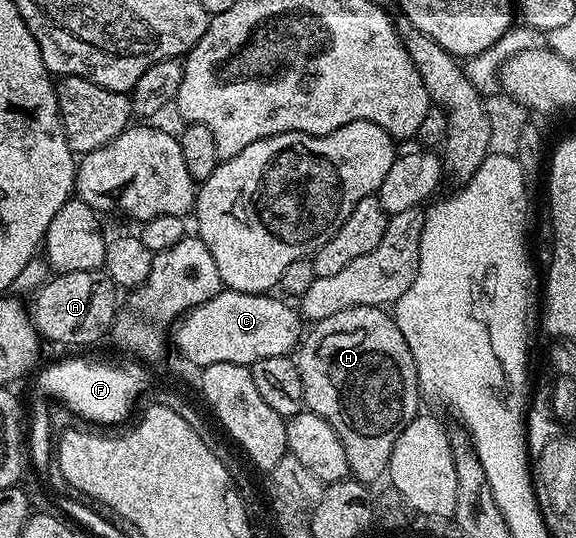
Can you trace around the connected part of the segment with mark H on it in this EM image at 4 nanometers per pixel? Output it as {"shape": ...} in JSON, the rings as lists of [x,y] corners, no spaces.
{"shape":[[[352,306],[351,308],[343,308],[343,312],[335,312],[331,316],[327,316],[321,322],[316,323],[312,329],[313,331],[310,334],[308,331],[302,337],[295,350],[295,361],[299,368],[299,376],[303,380],[305,406],[312,414],[323,416],[323,420],[327,420],[327,424],[331,424],[331,428],[335,428],[335,432],[343,444],[343,452],[347,452],[347,464],[349,465],[350,475],[359,482],[373,484],[373,481],[380,474],[382,477],[388,471],[391,452],[395,448],[395,440],[399,440],[403,428],[407,428],[407,424],[411,424],[411,420],[417,417],[419,413],[417,405],[423,402],[421,385],[417,382],[417,369],[415,368],[415,360],[411,356],[411,348],[407,344],[407,340],[403,340],[403,332],[399,332],[397,321],[394,320],[392,313],[380,306]]]}

